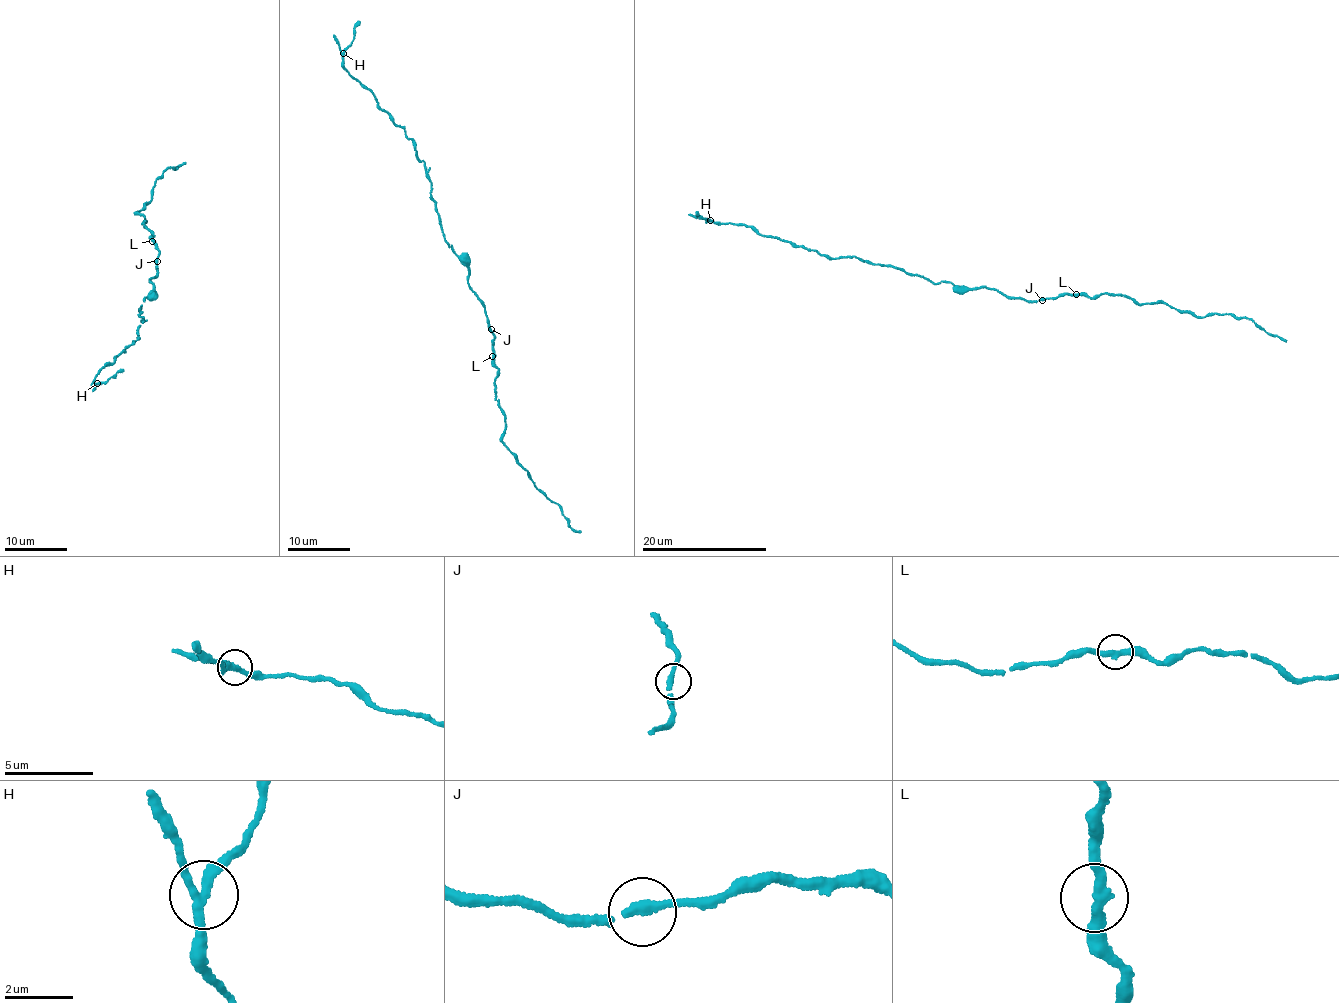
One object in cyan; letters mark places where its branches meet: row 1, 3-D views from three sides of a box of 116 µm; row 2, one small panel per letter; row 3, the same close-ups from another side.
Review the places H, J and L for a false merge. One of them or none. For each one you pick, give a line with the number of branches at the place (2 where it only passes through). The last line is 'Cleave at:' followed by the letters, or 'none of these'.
H: branches 3
Cleave at: H

